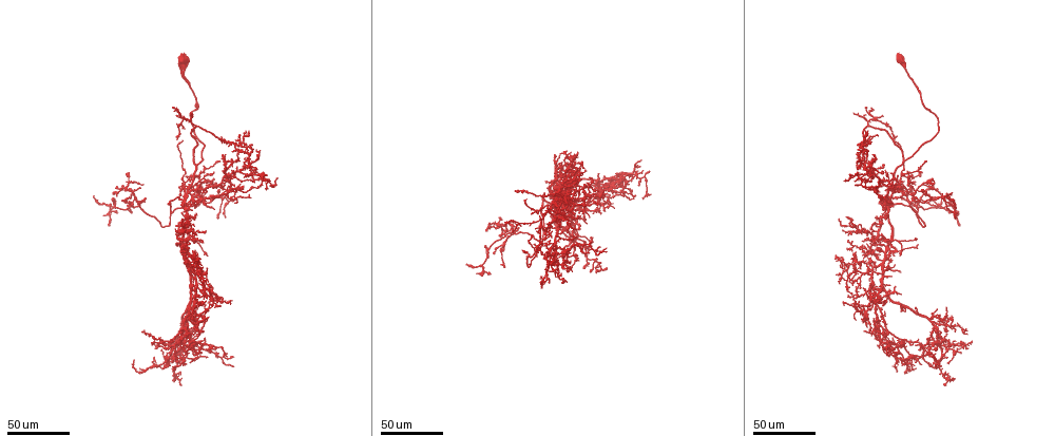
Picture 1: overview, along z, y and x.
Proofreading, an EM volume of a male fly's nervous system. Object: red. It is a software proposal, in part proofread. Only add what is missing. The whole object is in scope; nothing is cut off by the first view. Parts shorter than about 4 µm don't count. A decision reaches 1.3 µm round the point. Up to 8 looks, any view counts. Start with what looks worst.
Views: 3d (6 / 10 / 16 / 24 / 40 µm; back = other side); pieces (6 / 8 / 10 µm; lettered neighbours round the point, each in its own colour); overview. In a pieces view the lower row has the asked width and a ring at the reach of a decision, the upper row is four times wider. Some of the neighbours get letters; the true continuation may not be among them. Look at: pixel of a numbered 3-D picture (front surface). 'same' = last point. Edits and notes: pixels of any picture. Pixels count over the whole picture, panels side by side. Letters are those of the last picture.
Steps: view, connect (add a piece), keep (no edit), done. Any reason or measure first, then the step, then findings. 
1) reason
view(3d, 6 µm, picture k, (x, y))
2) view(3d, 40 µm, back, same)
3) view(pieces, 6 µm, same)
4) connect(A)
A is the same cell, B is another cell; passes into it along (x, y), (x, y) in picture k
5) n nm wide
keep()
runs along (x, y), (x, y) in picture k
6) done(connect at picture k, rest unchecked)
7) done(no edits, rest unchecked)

end of a long branch
view(3d, 40 µm, picture 1, (943, 382))

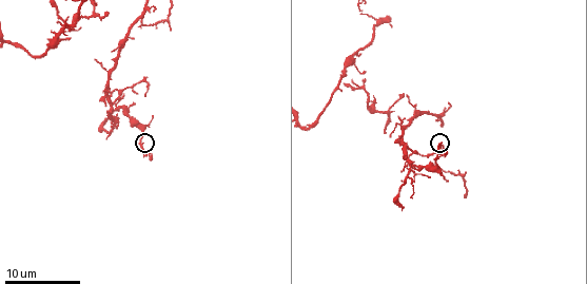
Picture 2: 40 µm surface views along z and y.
what lies round it
view(pieces, 8 µm, picture 2, (146, 153))

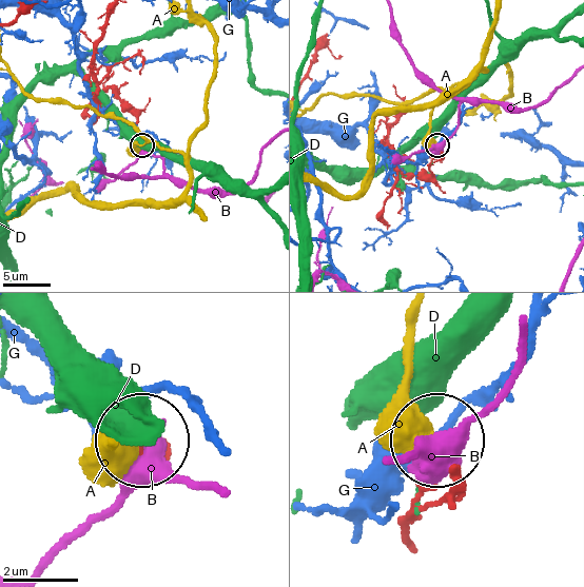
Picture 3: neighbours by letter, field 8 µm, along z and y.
keep()
A, B, D and G are other cells; no lettered piece goes on from it

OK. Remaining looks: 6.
branch stops here
view(3d, 40 µm, picture 1, (577, 213))

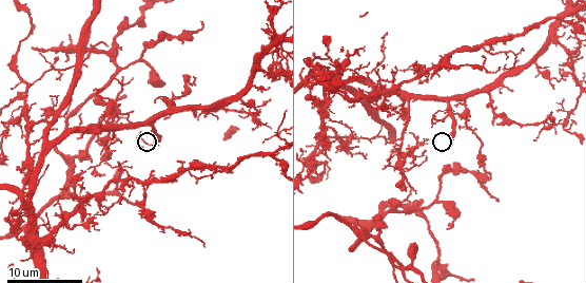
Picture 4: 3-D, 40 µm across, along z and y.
view(pieces, 6 µm, picture 4, (155, 141))

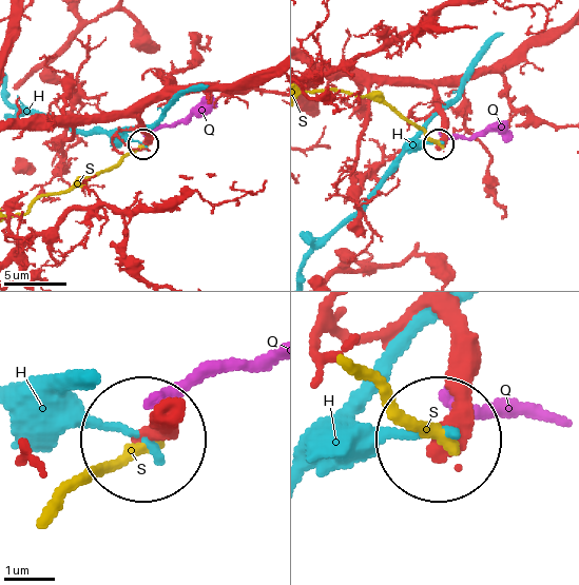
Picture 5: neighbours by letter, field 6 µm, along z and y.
keep()
H, Q and S are other cells; runs along (450, 313), (446, 435) in picture 5; no lettered piece goes on from it

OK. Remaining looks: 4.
an open end
view(3d, 40 µm, picture 1, (606, 207))

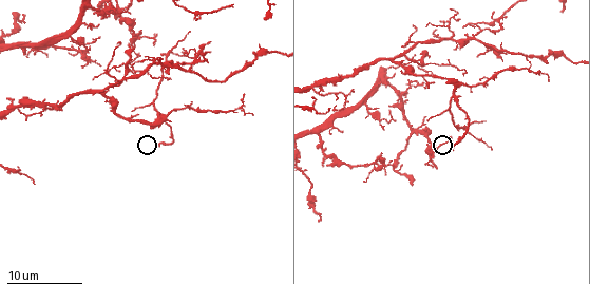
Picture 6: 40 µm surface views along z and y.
view(pieces, 6 µm, picture 6, (155, 143))

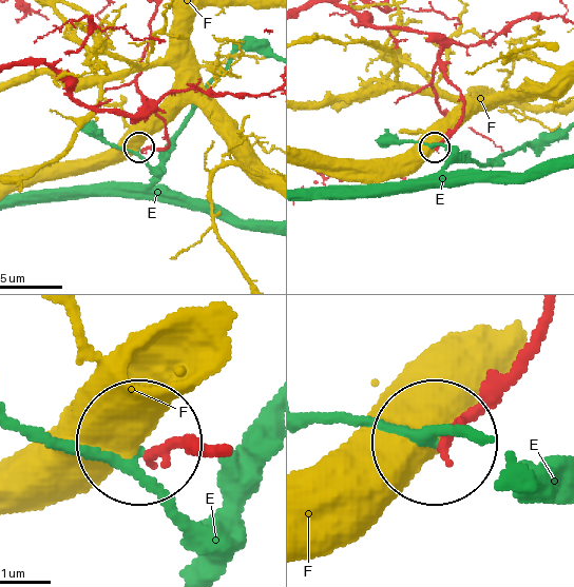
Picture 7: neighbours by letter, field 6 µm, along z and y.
keep()
E and F are other cells; runs along (71, 95), (130, 113), (146, 100), (167, 148), (144, 148) in picture 7; none of them fits

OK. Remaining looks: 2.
branch stops here
view(3d, 24 µm, picture 1, (893, 259))

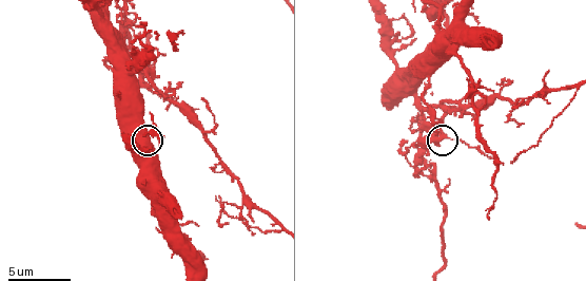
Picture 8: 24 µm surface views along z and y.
view(pieces, 8 µm, picture 8, (434, 131))

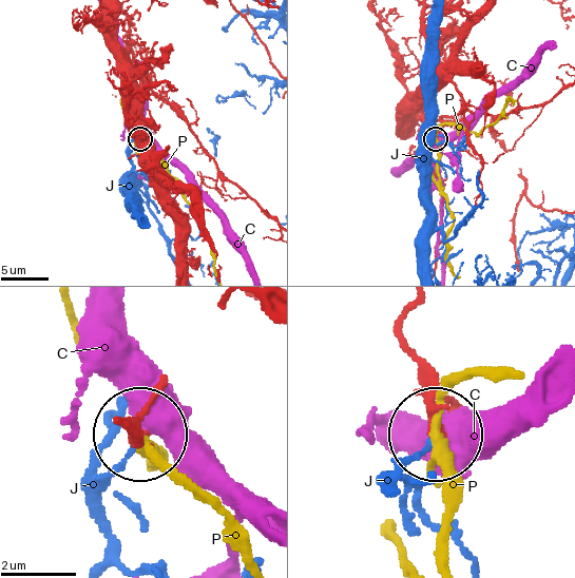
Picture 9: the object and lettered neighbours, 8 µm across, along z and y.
230 nm wide
keep()
C, J and P are other cells; runs along (414, 309), (401, 338), (433, 429) in picture 9; none of them fits

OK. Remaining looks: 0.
done(no edits, rest unchecked)

